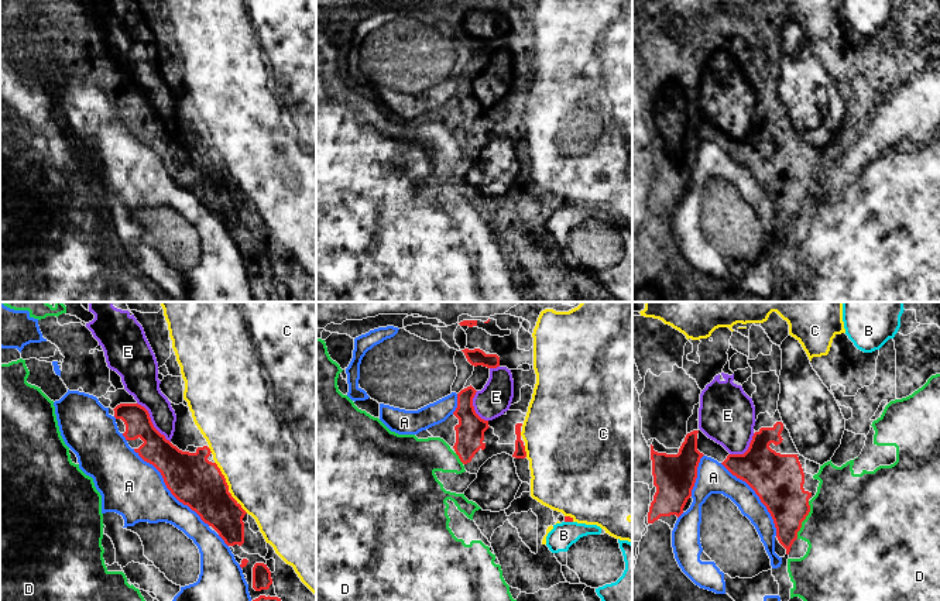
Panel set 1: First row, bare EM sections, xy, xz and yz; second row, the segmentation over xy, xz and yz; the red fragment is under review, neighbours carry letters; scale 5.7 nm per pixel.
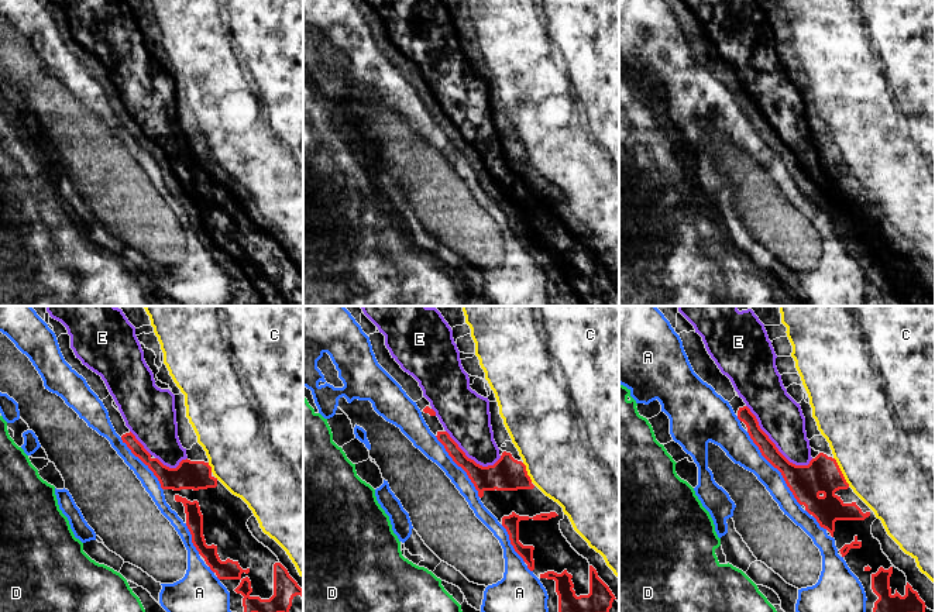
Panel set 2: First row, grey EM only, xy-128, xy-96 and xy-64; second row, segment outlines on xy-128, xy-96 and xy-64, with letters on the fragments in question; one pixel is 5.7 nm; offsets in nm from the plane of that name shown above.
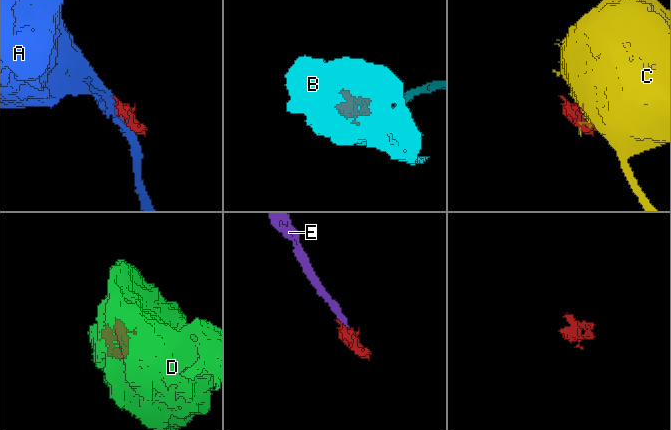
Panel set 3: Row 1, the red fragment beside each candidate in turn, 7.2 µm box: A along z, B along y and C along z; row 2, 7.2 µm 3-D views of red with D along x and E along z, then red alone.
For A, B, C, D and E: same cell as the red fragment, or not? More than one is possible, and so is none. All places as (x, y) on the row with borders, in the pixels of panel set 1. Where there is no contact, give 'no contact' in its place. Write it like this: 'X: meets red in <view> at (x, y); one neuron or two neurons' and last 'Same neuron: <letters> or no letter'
A: meets red in xy at (167, 487); two neurons
B: meets red in xz at (569, 521); two neurons
C: meets red in xy at (223, 476); two neurons
D: meets red in yz at (805, 518); two neurons
E: meets red in xy at (151, 422); one neuron
Same neuron: E

